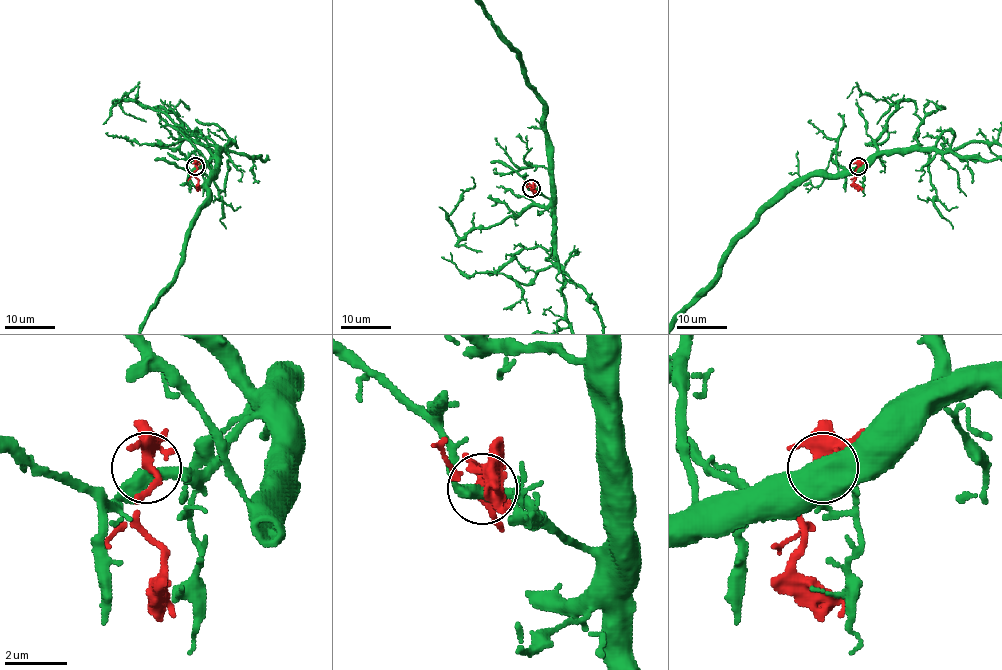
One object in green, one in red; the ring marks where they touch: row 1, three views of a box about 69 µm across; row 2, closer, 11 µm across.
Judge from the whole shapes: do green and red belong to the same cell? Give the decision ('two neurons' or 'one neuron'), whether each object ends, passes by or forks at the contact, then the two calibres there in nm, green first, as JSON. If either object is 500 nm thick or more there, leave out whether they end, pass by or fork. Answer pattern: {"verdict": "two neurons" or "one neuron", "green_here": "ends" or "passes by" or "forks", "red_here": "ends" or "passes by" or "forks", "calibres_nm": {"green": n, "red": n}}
{"verdict": "two neurons", "green_here": "passes by", "red_here": "forks", "calibres_nm": {"green": 400, "red": 300}}

